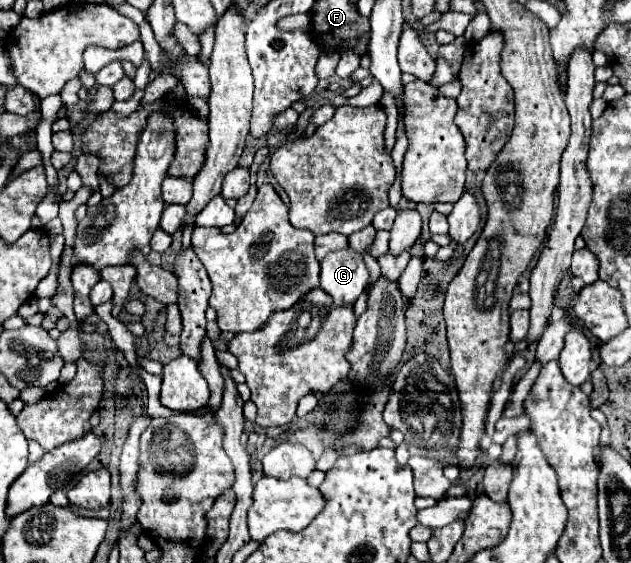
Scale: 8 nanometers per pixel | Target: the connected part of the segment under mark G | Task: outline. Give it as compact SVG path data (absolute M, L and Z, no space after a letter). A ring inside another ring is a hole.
M351 248L331 252L321 262L321 288L333 298L333 304L345 306L355 304L363 294L369 280L369 272L363 258Z

